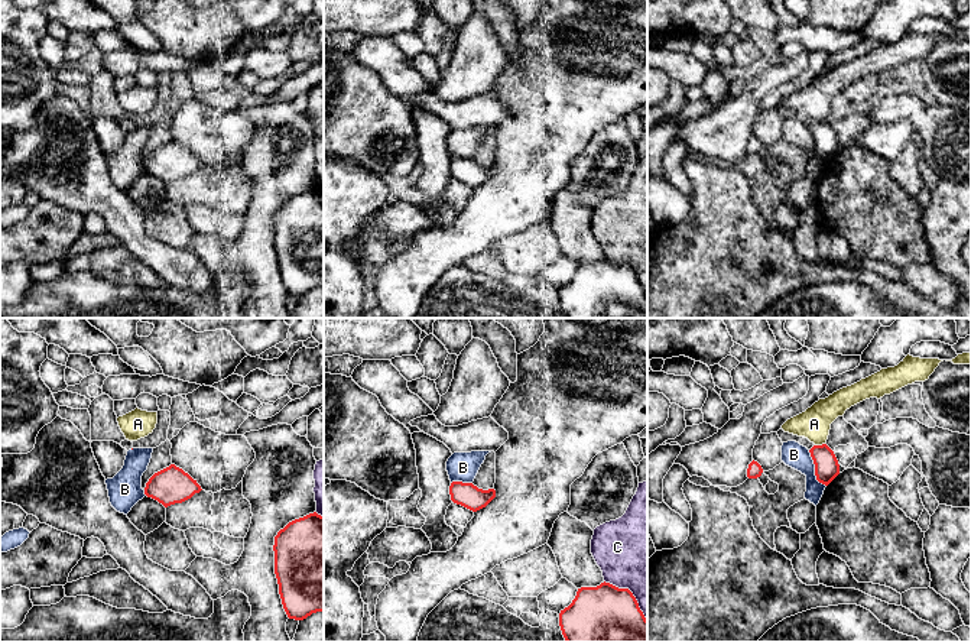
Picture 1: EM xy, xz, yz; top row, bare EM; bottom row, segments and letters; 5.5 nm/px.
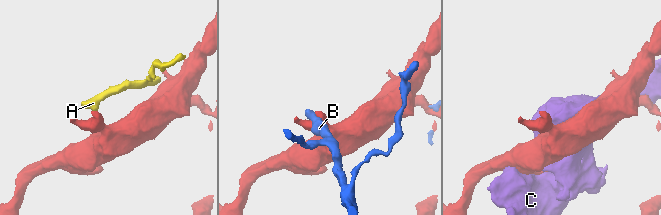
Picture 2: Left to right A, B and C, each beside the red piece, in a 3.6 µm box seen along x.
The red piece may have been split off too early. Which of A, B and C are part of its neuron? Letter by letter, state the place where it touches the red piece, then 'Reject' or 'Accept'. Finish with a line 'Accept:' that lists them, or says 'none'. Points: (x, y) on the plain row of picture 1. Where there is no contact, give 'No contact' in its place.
A: Touches red at yz (820, 122). Reject
B: Touches red at yz (815, 145). Reject
C: Touches red at xz (632, 269). Reject
Accept: none

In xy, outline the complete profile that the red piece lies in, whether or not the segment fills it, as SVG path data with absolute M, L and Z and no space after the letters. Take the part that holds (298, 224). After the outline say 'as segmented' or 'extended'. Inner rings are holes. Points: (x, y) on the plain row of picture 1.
M316 188L289 198L275 213L275 250L289 295L324 288L324 192Z; as segmented

